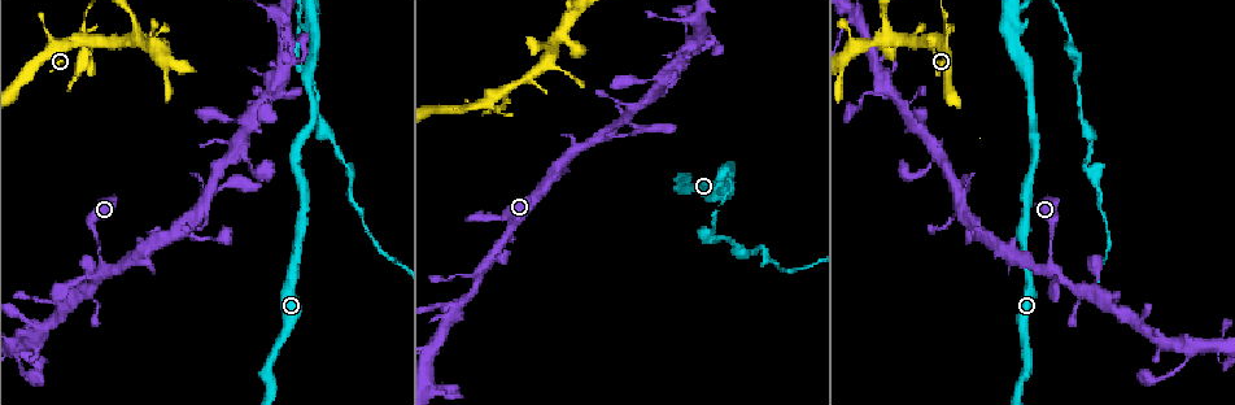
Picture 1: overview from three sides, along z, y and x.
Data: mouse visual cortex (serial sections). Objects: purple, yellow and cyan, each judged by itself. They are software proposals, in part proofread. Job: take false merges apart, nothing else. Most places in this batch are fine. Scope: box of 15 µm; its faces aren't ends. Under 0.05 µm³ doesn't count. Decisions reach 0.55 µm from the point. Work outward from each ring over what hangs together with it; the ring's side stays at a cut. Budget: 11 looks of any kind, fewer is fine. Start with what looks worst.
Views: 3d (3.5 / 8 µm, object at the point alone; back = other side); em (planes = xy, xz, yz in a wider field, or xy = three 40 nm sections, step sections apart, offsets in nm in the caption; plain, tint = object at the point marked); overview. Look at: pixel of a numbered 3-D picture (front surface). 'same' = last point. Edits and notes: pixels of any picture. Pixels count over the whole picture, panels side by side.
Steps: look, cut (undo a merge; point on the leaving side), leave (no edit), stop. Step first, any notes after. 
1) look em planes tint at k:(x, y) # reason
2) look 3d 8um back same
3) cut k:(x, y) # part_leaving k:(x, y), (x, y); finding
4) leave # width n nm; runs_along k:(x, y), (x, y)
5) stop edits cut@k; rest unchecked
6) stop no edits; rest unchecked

look em xy step 3 tint at 1:(101, 265) # small branch off a trunk

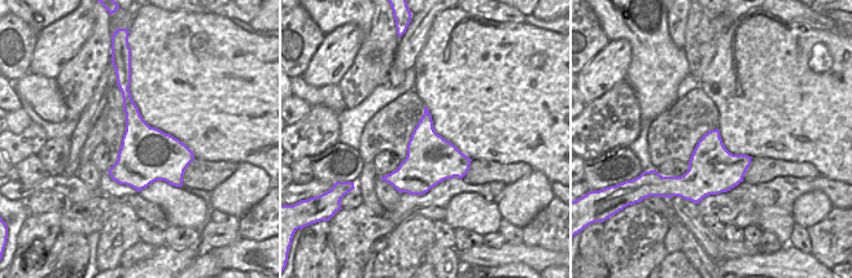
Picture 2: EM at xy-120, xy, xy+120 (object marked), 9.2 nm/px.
look 3d 3.5um same # see where the arms go

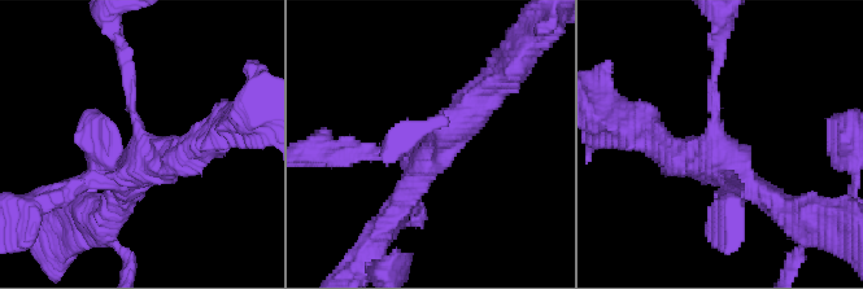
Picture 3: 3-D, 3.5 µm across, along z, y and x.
leave # arms 4; arm_widths 100, 150, 350, 400 nm; runs_along 3:(123, 68), (151, 156), (199, 143); one cell here

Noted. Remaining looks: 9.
look 3d 3.5um at 1:(854, 12) # four or more arms meet

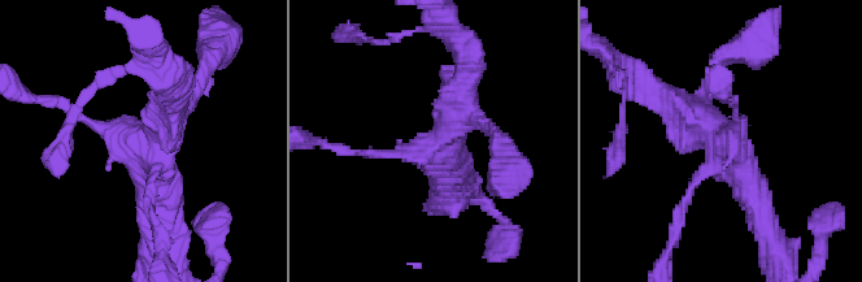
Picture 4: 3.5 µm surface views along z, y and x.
look em xy step 1 tint at 4:(735, 152) # shape alone is not enough

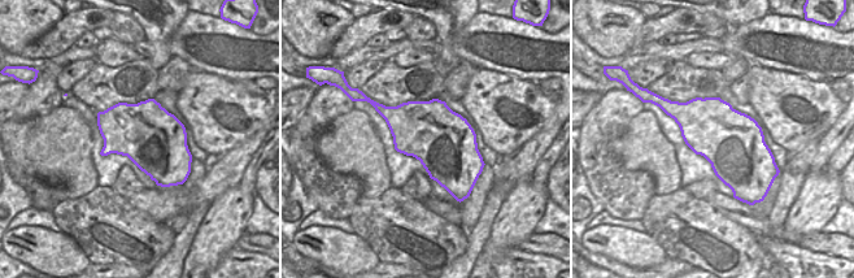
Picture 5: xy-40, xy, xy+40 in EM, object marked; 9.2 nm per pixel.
leave # arms 4; arm_widths 100, 100, 350, 400 nm; runs_along 4:(766, 226), (734, 151), (670, 99); continuous, no second cell

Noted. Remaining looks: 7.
look 3d 3.5um at 1:(44, 328) # abrupt turn

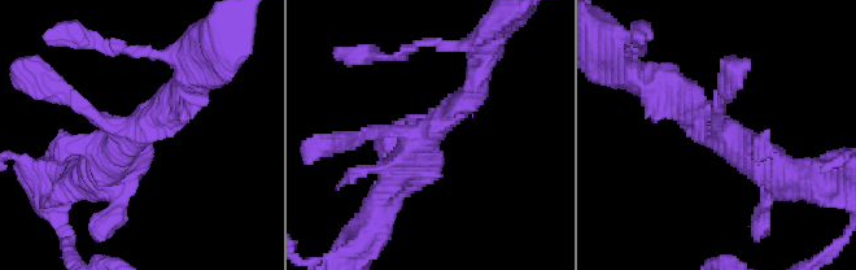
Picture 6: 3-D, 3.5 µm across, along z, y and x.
leave # runs_along 6:(477, 86), (418, 142), (385, 199); one cell here

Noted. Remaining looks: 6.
look 3d 3.5um at 1:(506, 92) # a narrow waist

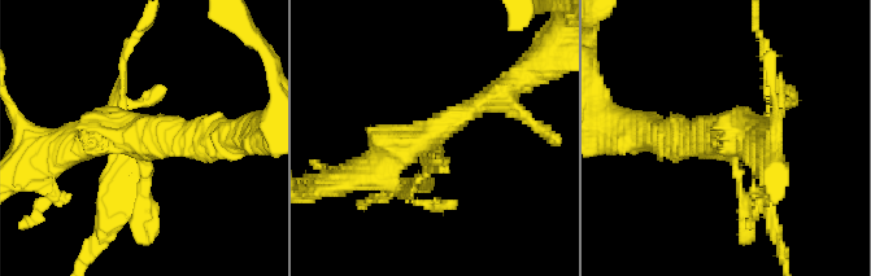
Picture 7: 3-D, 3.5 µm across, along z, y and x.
look em xy step 2 tint at 7:(136, 133)

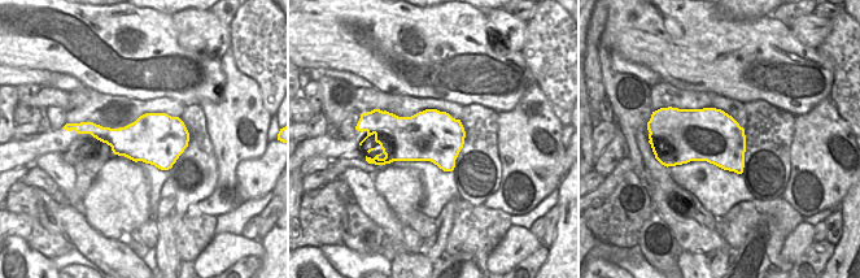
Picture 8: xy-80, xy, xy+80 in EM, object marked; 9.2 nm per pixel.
cut 7:(146, 103) # a second cell is stuck on

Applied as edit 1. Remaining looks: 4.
stop edits cut@7; rest unchecked

